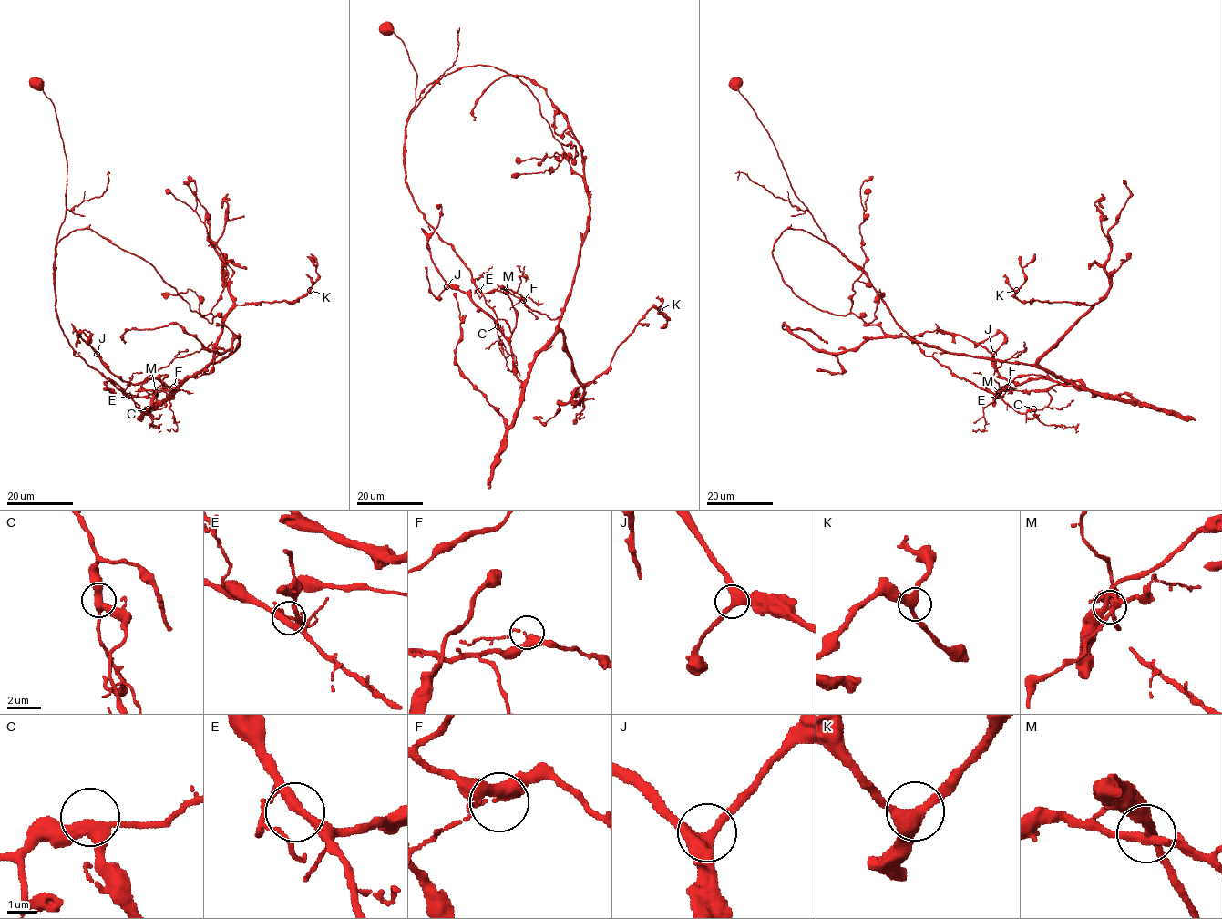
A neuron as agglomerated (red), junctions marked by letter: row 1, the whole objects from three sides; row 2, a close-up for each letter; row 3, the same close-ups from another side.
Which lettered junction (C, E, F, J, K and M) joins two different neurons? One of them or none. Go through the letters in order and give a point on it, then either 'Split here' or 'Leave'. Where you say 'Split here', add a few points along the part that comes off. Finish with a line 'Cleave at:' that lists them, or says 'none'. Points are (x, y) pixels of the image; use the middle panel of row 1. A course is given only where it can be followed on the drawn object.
C: Place: (498, 326). Leave
E: Place: (478, 291). Leave
F: Place: (523, 300). Leave
J: Place: (446, 286). Leave
K: Place: (660, 309). Leave
M: Place: (506, 292). Split here. Course of the part to remove: (506, 292), (480, 291), (419, 210), (411, 112), (464, 67), (514, 75), (576, 147), (538, 166)
Cleave at: M

